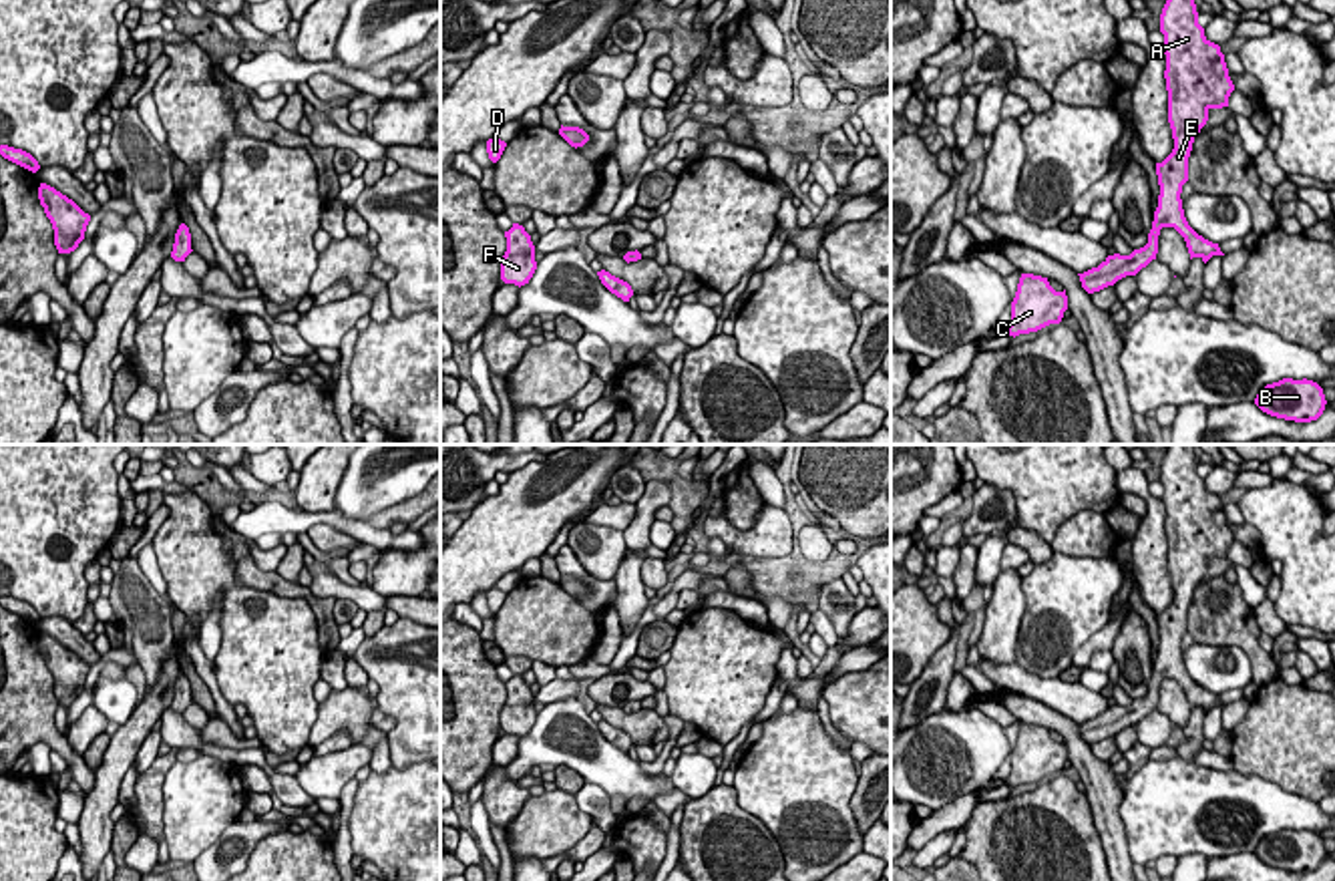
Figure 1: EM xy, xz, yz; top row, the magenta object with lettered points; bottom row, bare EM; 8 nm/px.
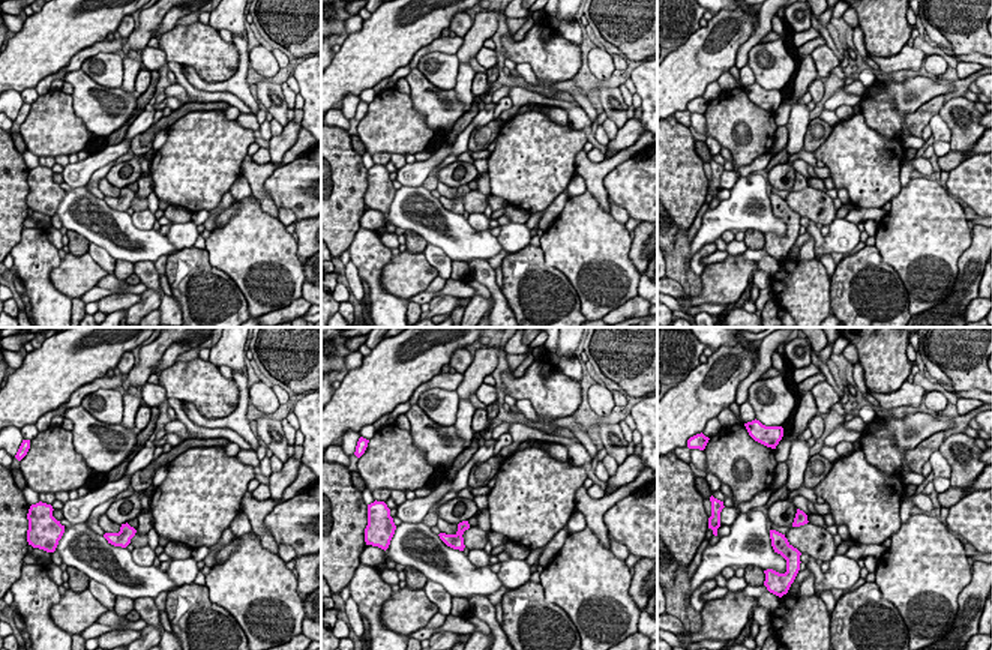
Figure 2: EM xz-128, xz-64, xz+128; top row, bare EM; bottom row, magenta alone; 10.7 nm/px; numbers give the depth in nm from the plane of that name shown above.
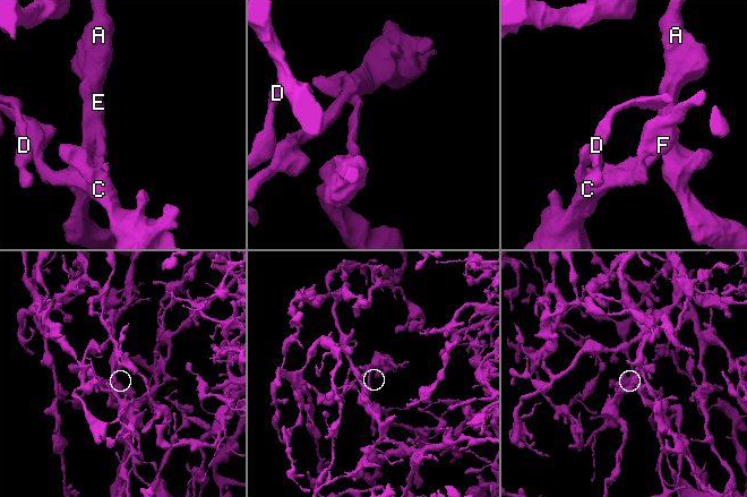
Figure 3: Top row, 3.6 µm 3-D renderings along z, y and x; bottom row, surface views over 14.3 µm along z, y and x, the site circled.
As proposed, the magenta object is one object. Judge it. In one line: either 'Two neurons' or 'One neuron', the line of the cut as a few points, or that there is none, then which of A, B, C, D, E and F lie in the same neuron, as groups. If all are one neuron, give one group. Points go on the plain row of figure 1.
One neuron. No split. Groups: A B C D E F

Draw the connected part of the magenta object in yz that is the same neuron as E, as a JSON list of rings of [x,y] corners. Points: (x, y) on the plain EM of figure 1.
[[[1194,445],[1168,447],[1160,465],[1160,483],[1164,485],[1164,529],[1174,599],[1162,613],[1156,613],[1160,646],[1152,680],[1144,698],[1130,706],[1108,706],[1098,718],[1078,724],[1088,744],[1114,736],[1126,726],[1136,726],[1156,710],[1162,678],[1174,678],[1184,688],[1190,710],[1200,708],[1206,714],[1212,706],[1224,706],[1218,694],[1204,690],[1188,676],[1180,644],[1188,632],[1194,587],[1206,575],[1210,559],[1228,557],[1234,535],[1220,497],[1210,493],[1198,475]]]

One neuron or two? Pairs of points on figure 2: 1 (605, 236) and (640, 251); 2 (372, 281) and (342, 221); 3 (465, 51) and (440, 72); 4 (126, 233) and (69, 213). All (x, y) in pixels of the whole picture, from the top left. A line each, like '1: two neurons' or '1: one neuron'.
1: two neurons
2: two neurons
3: two neurons
4: one neuron

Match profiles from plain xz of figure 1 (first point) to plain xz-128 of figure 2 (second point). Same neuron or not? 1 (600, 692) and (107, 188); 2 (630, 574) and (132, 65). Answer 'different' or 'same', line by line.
1: different
2: same

